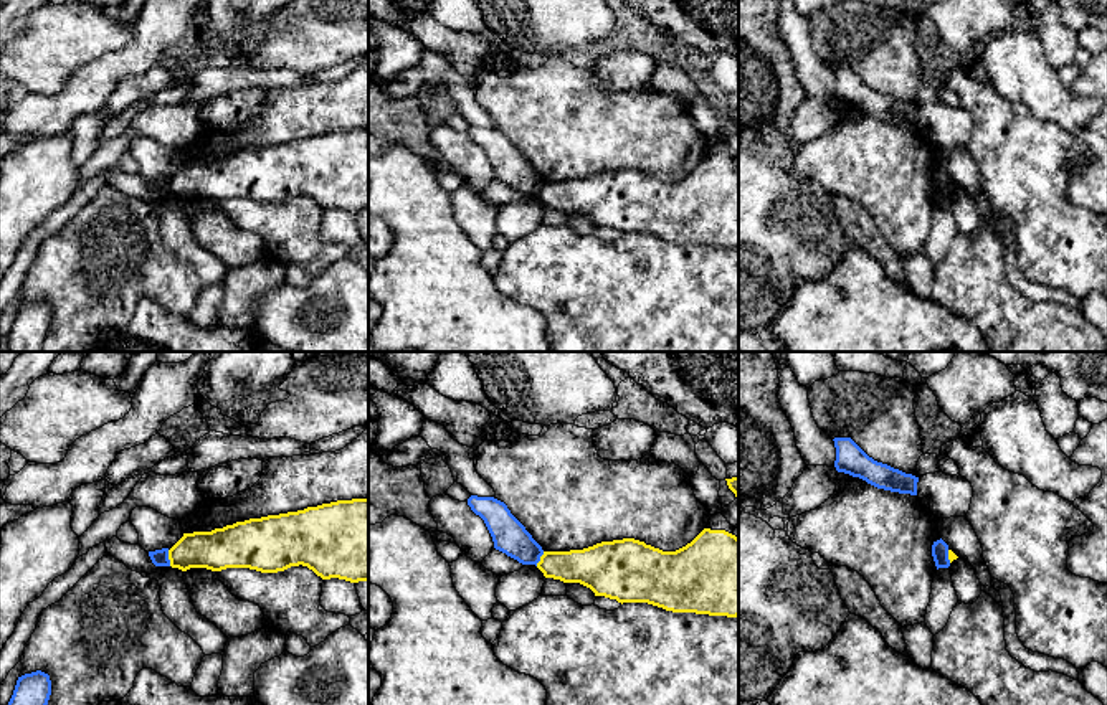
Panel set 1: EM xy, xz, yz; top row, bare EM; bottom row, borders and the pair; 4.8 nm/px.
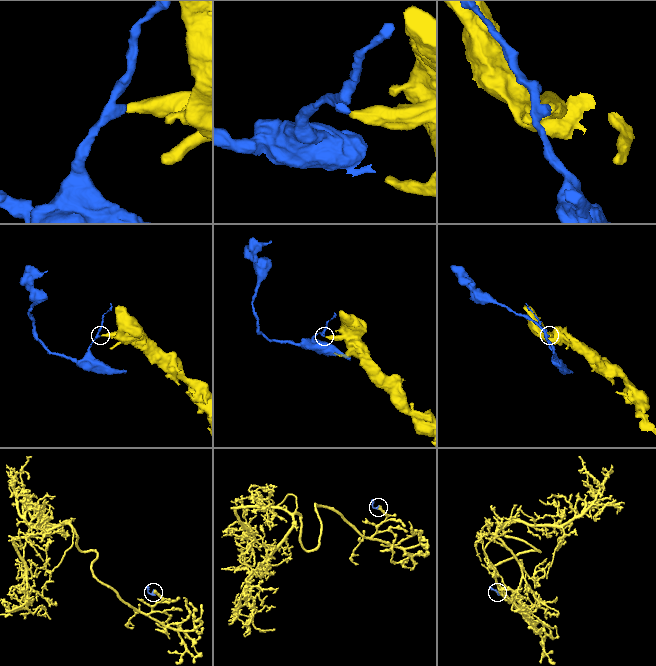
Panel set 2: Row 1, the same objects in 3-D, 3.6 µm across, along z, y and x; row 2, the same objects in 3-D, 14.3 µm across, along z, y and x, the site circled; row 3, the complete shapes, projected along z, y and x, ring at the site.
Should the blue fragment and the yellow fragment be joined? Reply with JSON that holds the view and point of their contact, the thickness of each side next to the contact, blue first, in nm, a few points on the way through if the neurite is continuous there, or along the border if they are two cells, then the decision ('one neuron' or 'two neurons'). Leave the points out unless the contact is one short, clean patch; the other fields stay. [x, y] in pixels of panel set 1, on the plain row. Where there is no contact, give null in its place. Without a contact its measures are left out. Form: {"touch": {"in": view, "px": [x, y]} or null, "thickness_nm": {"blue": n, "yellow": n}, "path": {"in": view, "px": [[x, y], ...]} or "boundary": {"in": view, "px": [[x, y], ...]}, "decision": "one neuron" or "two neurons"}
{"touch": {"in": "xy", "px": [167, 189]}, "thickness_nm": {"blue": 80, "yellow": 200}, "boundary": {"in": "xy", "px": [[167, 180], [171, 195]]}, "decision": "two neurons"}

